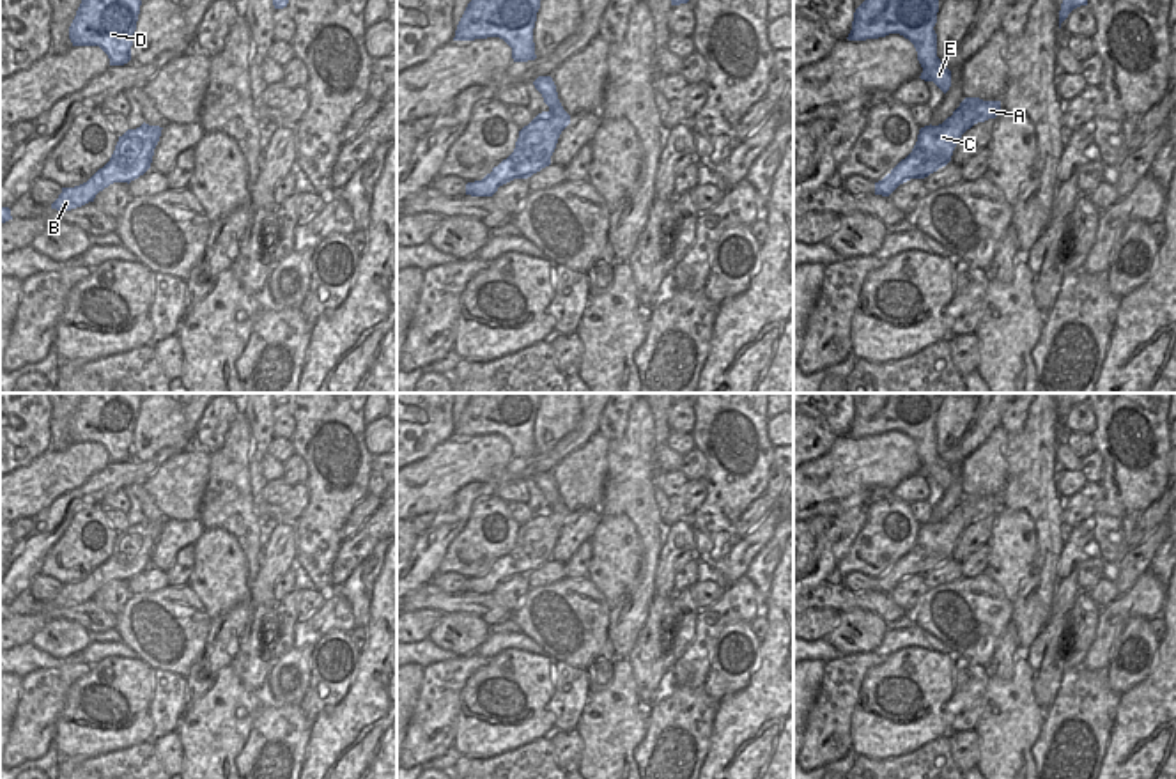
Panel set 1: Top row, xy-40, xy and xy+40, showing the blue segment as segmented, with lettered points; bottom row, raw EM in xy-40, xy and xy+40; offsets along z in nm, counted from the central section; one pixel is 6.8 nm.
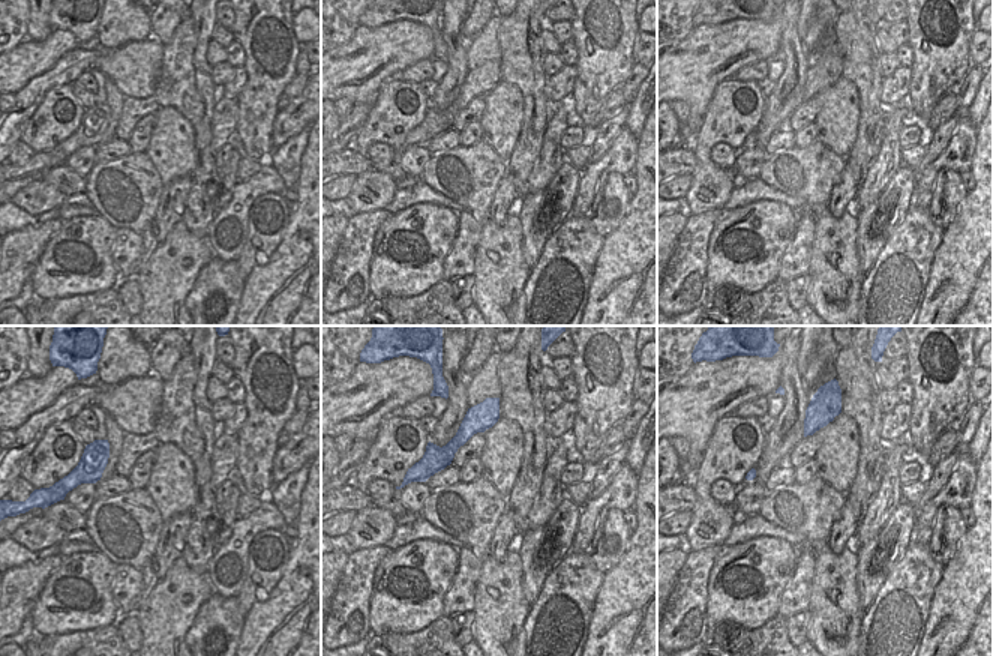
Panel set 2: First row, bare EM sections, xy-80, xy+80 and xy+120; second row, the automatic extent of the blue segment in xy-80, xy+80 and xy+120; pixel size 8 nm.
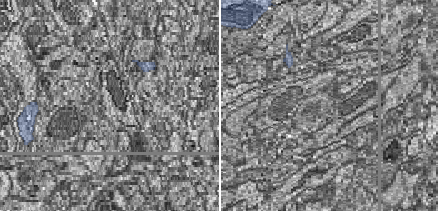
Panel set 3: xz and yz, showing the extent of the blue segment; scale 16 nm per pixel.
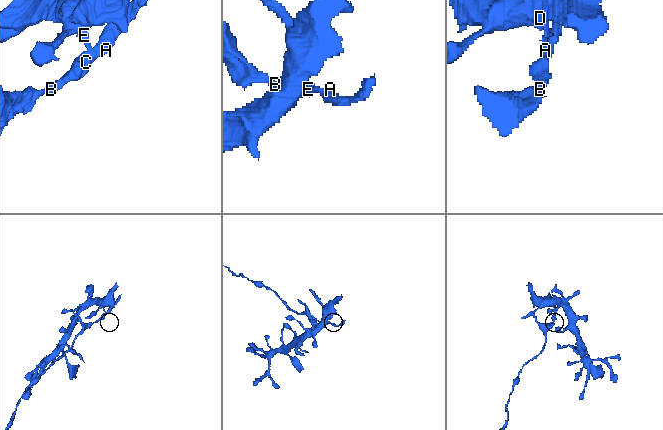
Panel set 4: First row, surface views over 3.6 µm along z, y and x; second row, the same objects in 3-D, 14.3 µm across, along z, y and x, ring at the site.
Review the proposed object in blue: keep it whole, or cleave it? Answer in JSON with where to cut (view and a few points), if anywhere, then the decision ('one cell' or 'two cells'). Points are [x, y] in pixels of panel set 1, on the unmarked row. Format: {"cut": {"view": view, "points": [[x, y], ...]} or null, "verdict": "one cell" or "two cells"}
{"cut": {"view": "xy", "points": [[560, 501], [549, 507]]}, "verdict": "two cells"}

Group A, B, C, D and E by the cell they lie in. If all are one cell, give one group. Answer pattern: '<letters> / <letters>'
A B C / D E

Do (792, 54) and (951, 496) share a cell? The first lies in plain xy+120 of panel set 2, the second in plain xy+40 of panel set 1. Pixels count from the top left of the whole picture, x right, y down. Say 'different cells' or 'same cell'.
same cell

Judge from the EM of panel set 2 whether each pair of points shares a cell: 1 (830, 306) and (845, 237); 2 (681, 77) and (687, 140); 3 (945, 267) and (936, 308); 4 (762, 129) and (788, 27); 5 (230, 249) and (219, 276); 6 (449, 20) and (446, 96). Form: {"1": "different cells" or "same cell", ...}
{"1": "same cell", "2": "same cell", "3": "same cell", "4": "same cell", "5": "different cells", "6": "same cell"}

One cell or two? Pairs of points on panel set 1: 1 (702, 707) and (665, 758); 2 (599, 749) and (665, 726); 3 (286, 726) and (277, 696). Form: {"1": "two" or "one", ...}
{"1": "one", "2": "two", "3": "two"}

